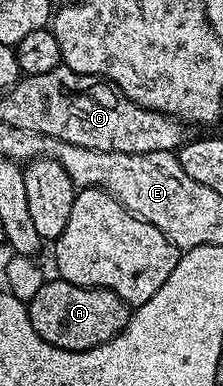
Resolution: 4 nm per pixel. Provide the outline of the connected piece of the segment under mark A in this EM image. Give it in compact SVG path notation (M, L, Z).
M46 280L43 288L39 288L39 292L35 292L33 299L27 303L31 328L35 328L47 344L64 350L90 350L99 344L107 344L107 340L114 338L129 323L131 307L115 292L98 286L76 286L64 280L56 281Z

